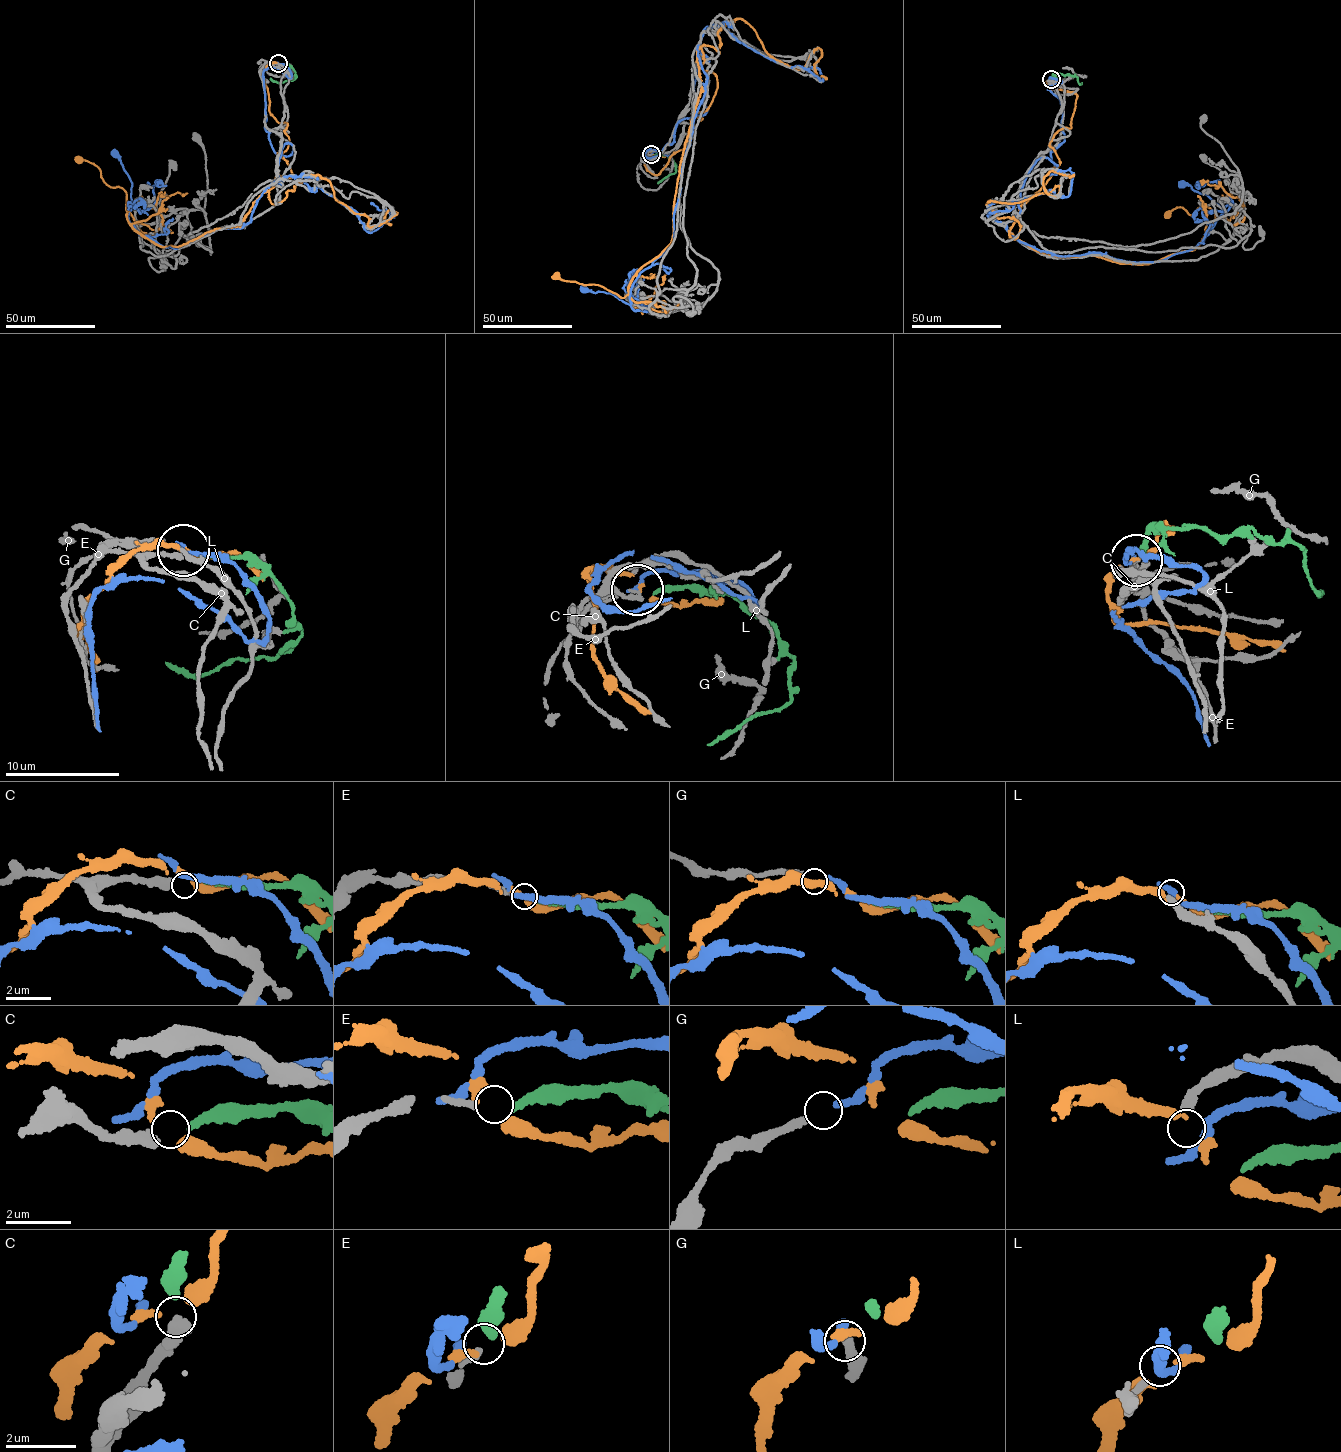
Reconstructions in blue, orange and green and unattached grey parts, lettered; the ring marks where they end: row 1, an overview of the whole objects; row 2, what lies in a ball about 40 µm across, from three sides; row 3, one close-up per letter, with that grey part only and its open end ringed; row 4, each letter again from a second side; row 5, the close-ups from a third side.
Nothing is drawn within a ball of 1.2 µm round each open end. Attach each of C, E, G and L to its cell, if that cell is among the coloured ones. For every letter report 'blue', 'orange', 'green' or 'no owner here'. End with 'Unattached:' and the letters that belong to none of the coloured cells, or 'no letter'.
C: no owner here
E: green
G: blue
L: no owner here
Unattached: C, L

